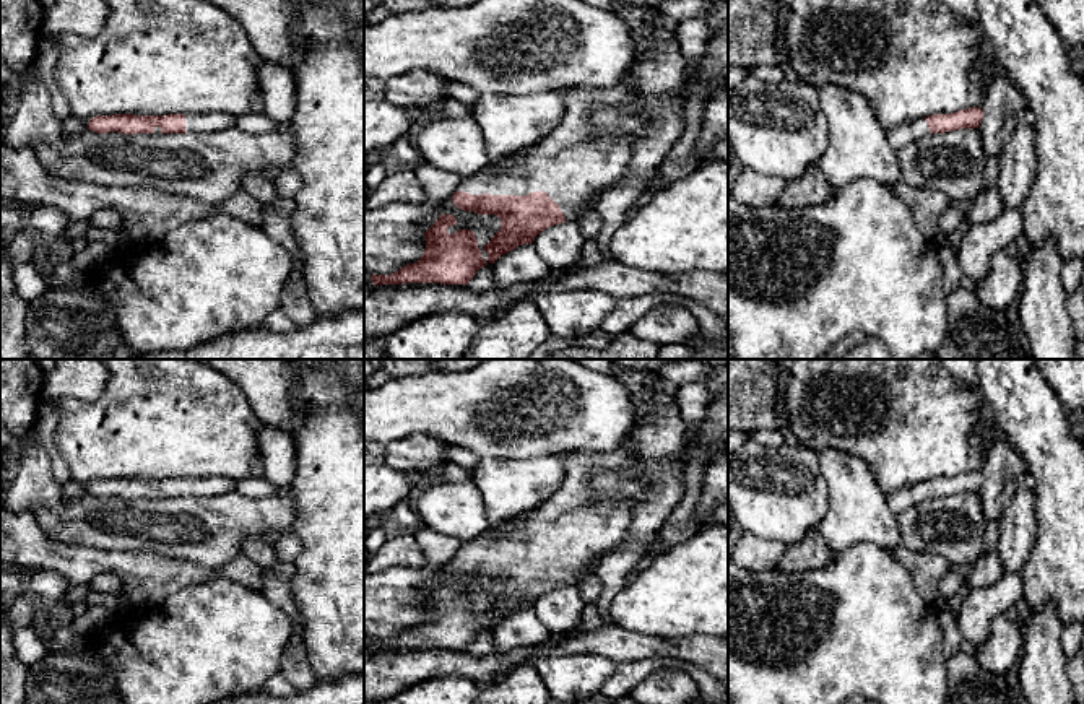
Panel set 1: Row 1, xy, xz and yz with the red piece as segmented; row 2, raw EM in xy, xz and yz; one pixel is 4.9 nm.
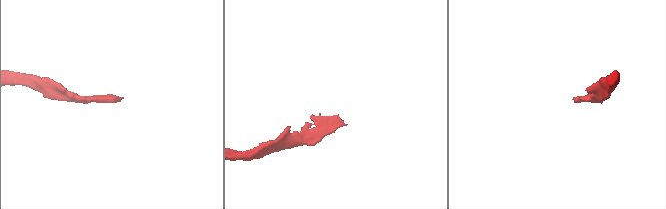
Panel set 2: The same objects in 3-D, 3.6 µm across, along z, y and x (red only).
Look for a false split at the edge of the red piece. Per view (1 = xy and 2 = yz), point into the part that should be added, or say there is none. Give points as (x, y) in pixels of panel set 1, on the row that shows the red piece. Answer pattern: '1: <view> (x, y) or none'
1: xy (194, 122)
2: yz (901, 135)

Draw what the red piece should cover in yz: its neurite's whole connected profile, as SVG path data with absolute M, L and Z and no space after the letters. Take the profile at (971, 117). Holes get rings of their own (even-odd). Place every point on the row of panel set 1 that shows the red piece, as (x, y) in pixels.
M969 107L951 114L933 114L887 130L889 145L899 151L905 145L928 135L960 128L978 128L983 119L982 107Z

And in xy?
M114 114L89 119L88 130L96 133L211 133L236 127L237 117L231 114L167 114L133 115Z

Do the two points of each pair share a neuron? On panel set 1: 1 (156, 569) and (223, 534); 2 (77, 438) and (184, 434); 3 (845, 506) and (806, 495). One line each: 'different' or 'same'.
1: different
2: same
3: different

